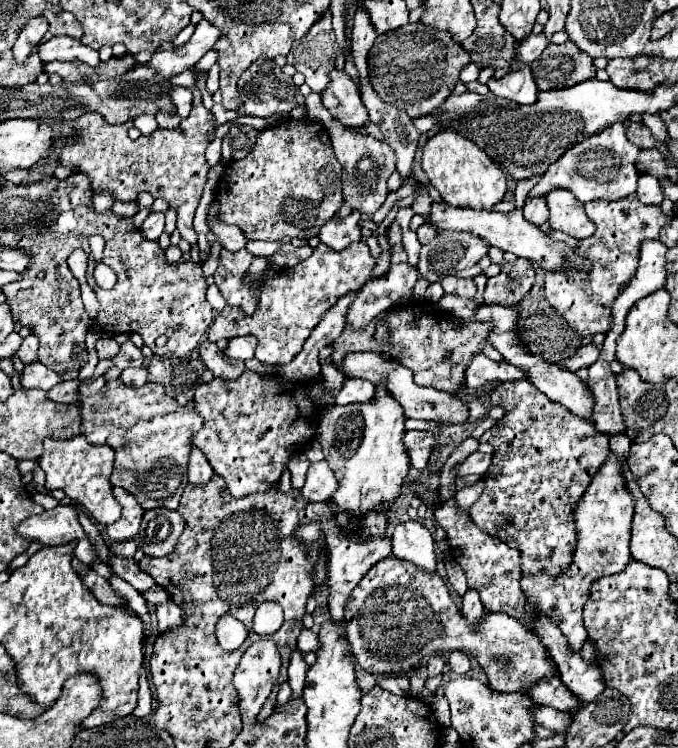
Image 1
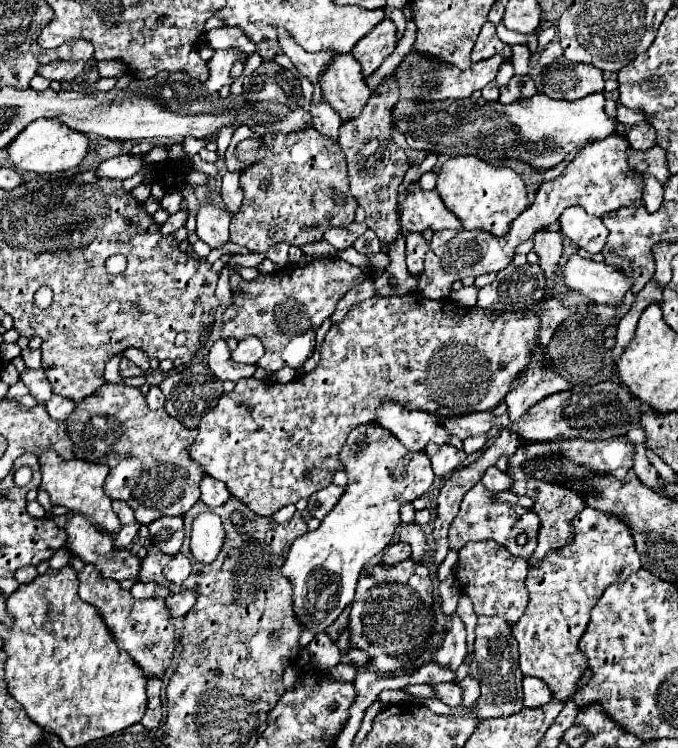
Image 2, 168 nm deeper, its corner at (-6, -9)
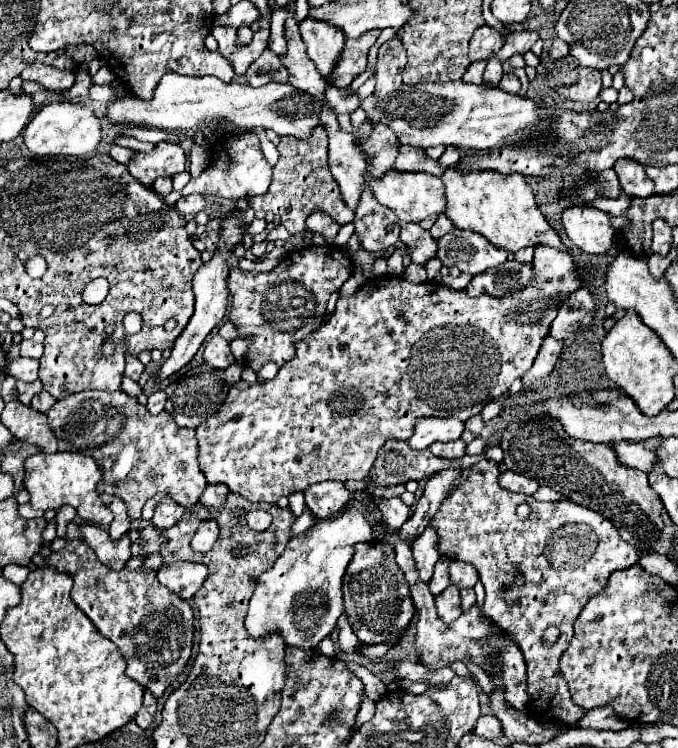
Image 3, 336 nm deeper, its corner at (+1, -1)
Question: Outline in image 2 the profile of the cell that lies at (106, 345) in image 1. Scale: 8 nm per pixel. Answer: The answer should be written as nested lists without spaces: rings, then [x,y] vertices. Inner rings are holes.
[[[121,357],[121,375],[123,377],[143,377],[145,373],[135,363],[131,363],[129,359]]]

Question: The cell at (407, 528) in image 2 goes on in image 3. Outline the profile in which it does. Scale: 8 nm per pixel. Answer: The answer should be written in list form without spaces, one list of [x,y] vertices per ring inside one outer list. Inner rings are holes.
[[[394,497],[394,499],[380,499],[380,513],[386,521],[386,525],[392,529],[392,531],[398,531],[410,517],[410,507],[402,503],[402,499]]]

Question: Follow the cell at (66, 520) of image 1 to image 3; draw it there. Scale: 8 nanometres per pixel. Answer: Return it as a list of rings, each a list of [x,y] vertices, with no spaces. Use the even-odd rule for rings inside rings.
[[[80,525],[80,533],[82,539],[94,549],[98,561],[114,571],[122,571],[126,561],[130,559],[130,537],[124,535],[118,541],[112,541],[108,537],[108,531],[104,531],[102,527],[96,525]]]

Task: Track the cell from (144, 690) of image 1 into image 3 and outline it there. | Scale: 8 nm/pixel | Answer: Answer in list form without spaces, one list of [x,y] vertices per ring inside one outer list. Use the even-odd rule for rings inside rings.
[[[144,689],[144,705],[142,709],[136,713],[136,723],[142,727],[142,729],[148,729],[156,719],[156,697]]]

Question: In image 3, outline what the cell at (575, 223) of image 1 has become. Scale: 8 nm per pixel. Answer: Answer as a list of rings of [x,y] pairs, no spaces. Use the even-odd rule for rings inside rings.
[[[568,207],[562,213],[562,225],[574,245],[586,253],[604,255],[614,243],[614,229],[608,213],[592,207]]]

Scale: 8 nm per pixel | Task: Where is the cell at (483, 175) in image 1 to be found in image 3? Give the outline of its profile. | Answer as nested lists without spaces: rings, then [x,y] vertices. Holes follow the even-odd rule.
[[[454,163],[446,167],[442,181],[446,187],[446,217],[454,223],[454,227],[482,233],[490,243],[512,253],[528,245],[534,247],[538,243],[546,243],[564,251],[558,233],[548,225],[548,221],[540,213],[534,193],[524,181],[524,175],[504,175],[492,169],[462,173],[460,163]]]

